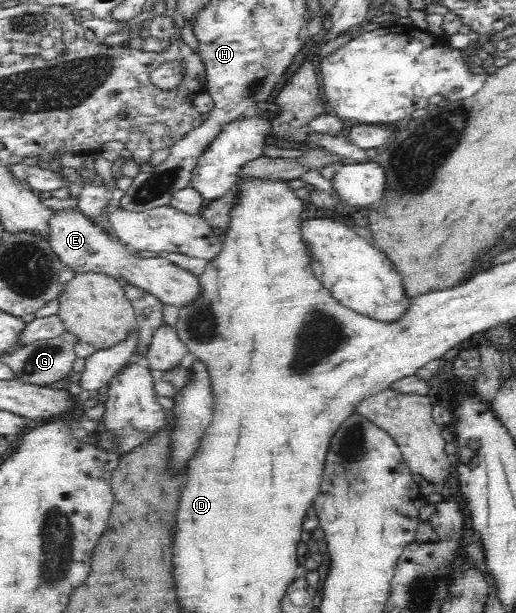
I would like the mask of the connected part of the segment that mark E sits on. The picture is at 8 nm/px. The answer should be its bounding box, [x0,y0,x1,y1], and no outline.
[48,210,199,307]

